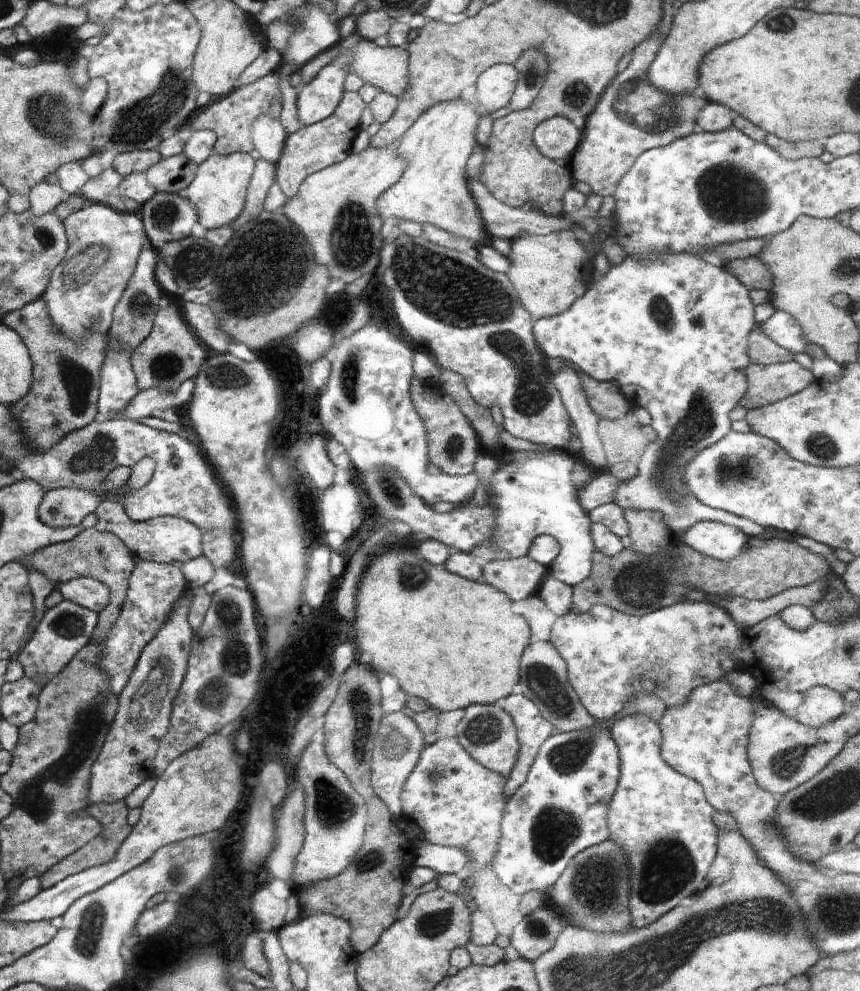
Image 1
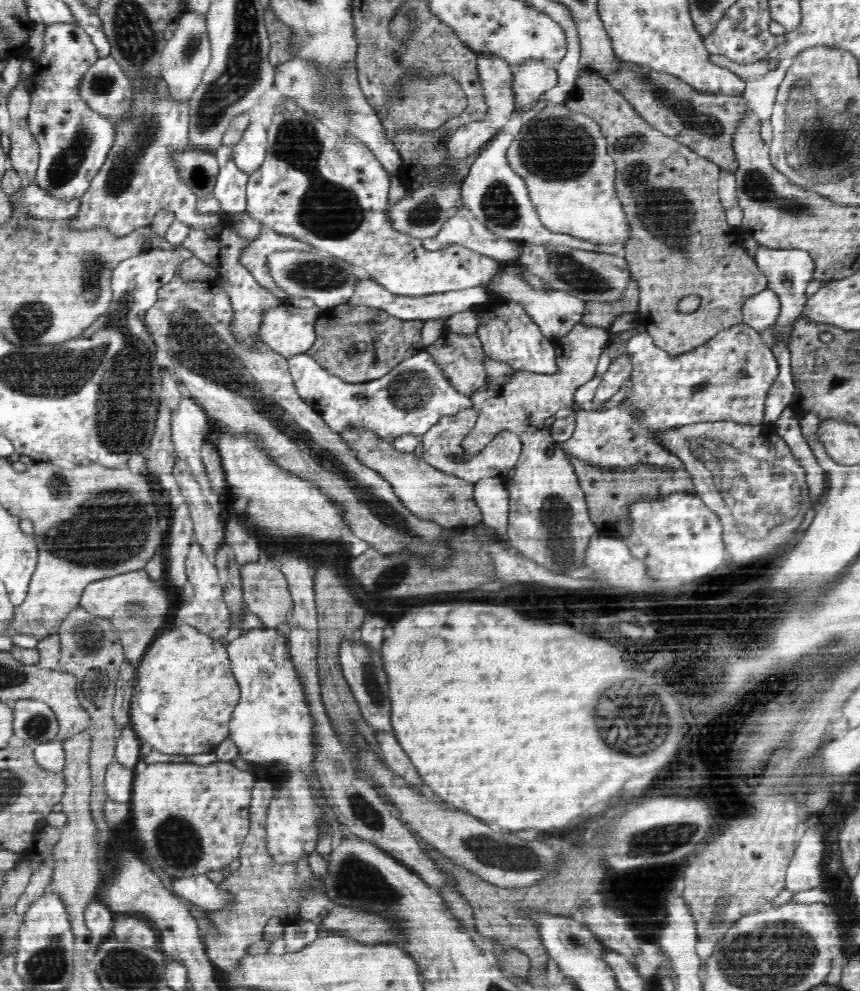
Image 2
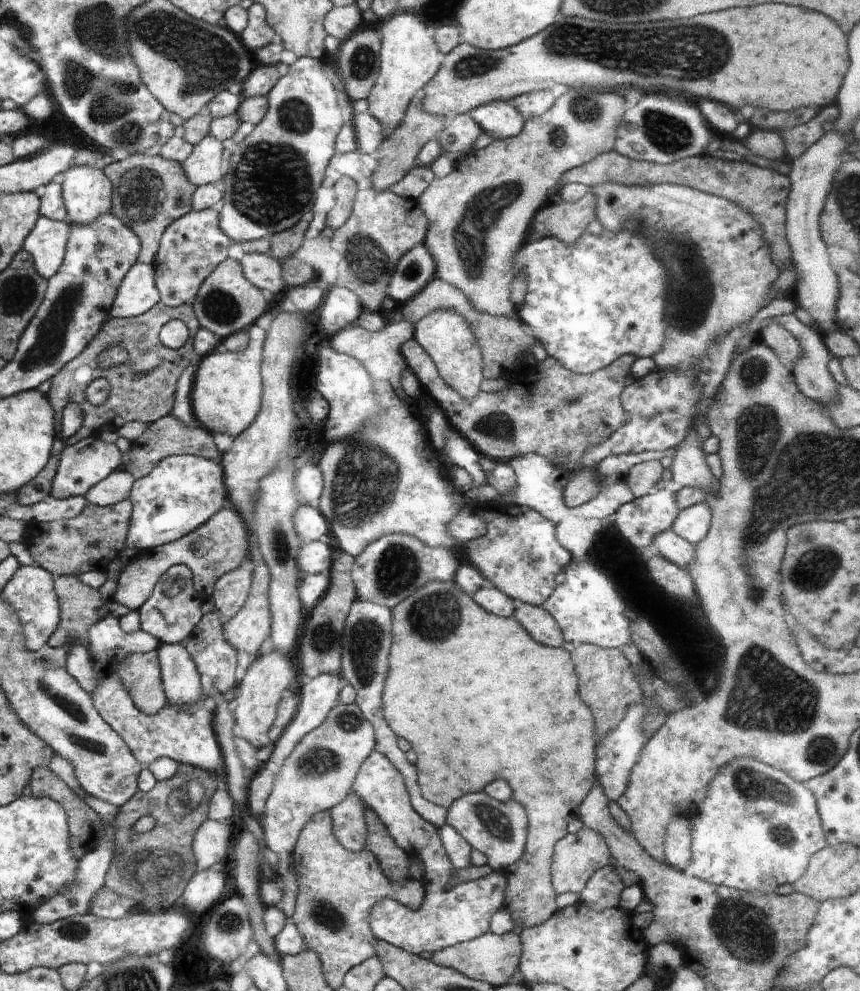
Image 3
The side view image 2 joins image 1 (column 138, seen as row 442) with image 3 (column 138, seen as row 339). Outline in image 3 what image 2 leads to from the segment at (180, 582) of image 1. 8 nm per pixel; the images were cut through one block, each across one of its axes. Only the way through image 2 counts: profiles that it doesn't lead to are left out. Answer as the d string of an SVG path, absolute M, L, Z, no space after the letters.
M109 615L98 620L90 628L87 647L96 680L95 690L92 693L93 705L97 707L101 717L125 739L126 744L144 768L160 758L170 758L178 764L186 764L187 767L216 772L222 779L225 766L216 734L214 734L214 724L212 724L214 714L210 703L212 693L216 692L216 686L210 676L201 676L202 698L188 712L166 704L156 714L144 714L142 710L138 710L137 706L134 706L130 692L118 678L118 668L122 666L128 654L154 651L157 644L158 640L142 629L126 634L121 628L120 619L116 617Z

